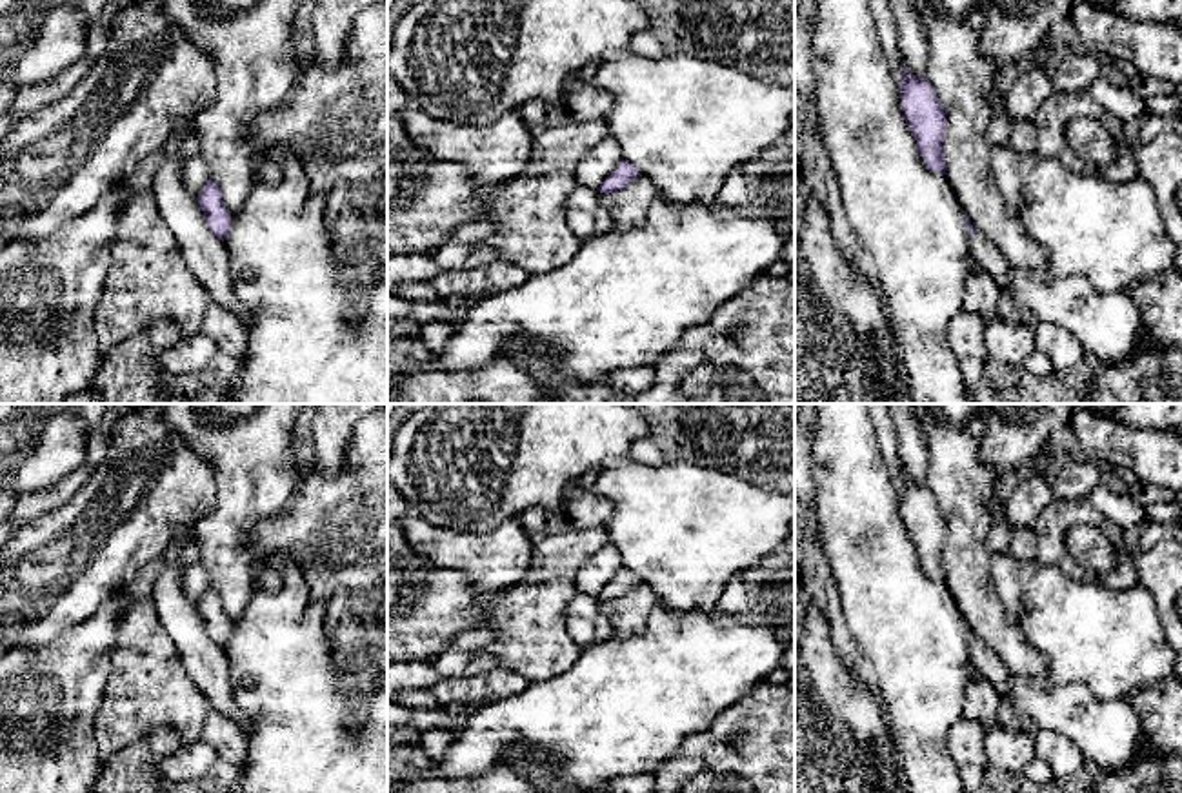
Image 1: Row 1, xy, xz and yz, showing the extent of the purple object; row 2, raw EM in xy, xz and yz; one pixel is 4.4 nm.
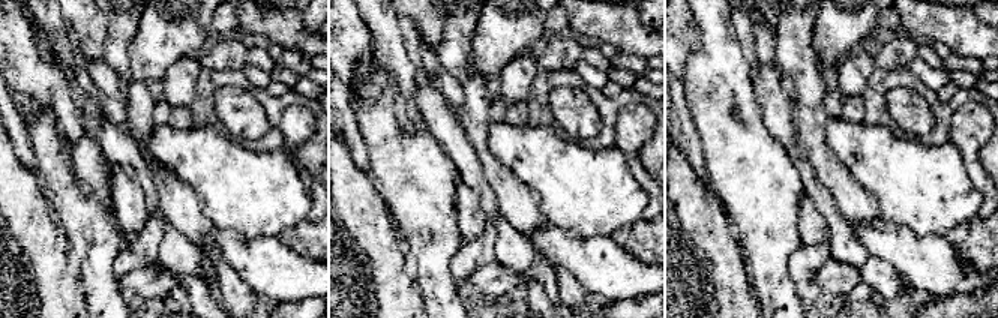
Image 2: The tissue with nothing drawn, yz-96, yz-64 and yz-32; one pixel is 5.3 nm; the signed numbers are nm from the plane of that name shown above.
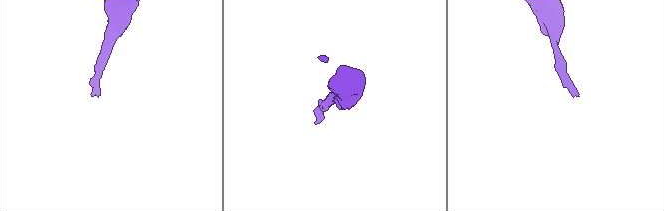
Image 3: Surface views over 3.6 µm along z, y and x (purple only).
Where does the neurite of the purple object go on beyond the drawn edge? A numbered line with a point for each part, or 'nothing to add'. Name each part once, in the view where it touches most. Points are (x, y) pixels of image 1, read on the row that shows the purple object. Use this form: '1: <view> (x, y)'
1: yz (986, 253)

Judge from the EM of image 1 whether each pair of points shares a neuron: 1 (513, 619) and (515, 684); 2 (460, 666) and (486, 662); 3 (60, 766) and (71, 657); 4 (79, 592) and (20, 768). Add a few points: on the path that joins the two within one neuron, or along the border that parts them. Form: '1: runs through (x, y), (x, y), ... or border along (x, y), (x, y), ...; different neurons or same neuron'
1: border along (497, 666), (517, 672), (530, 681); different neurons
2: runs through (466, 664), (480, 662); same neuron
3: runs through (73, 739), (82, 713), (71, 702), (71, 684); same neuron
4: border along (100, 606), (82, 622), (42, 644), (26, 648); different neurons

